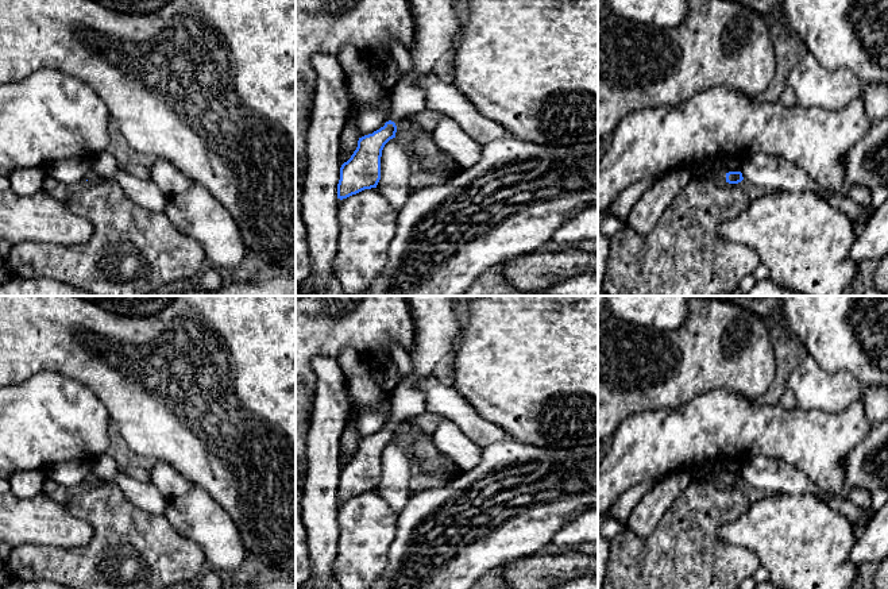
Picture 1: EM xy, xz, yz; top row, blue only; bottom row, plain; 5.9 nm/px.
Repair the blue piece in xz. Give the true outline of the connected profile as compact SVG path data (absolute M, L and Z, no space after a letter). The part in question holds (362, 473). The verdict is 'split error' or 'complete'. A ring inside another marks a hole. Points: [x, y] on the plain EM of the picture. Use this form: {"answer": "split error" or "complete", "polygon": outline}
{"answer": "split error", "polygon": "M408 296L410 312L414 324L413 344L409 351L413 372L409 377L401 380L390 393L389 417L390 423L372 436L359 440L358 450L351 461L340 470L340 482L337 486L337 501L343 503L364 492L377 490L381 482L381 459L385 447L395 440L397 426L406 419L422 416L426 413L426 400L421 389L416 386L417 380L433 377L435 366L453 351L453 342L459 336L463 315L459 296Z"}

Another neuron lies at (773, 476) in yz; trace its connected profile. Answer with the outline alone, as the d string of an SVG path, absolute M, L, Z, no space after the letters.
M758 455L741 462L744 482L769 493L812 494L825 500L835 512L848 517L852 524L869 524L870 517L850 501L837 496L821 493L816 486L796 467Z

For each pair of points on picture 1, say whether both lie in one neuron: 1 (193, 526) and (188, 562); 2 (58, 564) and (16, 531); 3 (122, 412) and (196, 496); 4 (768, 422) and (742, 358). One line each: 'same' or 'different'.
1: different
2: different
3: different
4: different

